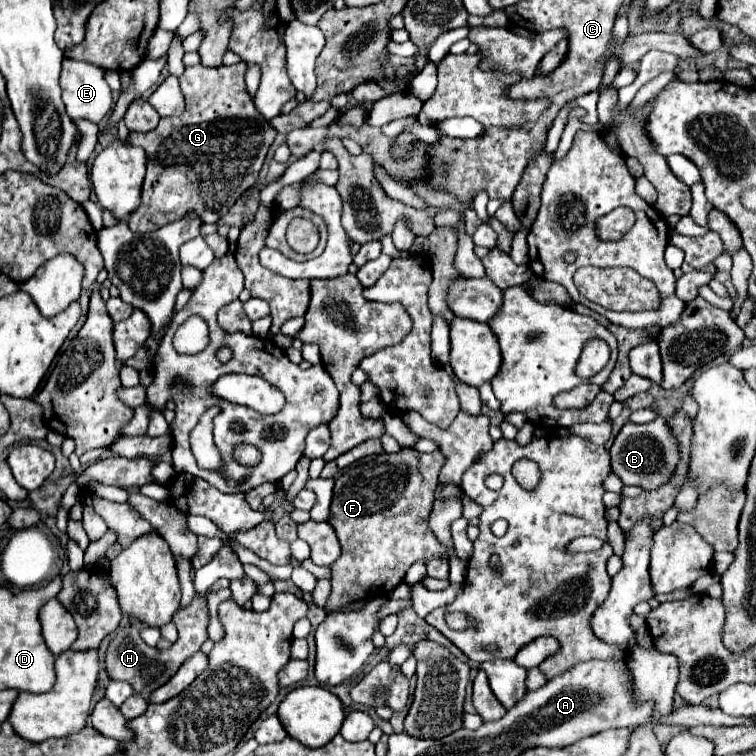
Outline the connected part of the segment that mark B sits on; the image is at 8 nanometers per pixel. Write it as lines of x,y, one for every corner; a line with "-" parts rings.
656,417
654,421
644,425
628,421
616,435
614,445
610,447
610,457
612,469
614,473
618,473
618,477
622,477
624,485
638,485
646,491
664,485
680,459
678,445
674,445
674,437
670,437
670,429
666,429
664,417

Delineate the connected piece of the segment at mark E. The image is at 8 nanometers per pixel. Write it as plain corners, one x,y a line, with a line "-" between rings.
62,61
62,101
72,119
100,123
112,109
112,93
104,79
104,69
88,61

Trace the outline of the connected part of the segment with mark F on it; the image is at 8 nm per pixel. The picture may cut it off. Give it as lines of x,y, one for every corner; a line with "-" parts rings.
402,449
398,455
388,455
388,453
380,453
376,457
372,457
370,461
358,461
354,463
352,467
348,467
344,473
340,473
336,477
336,485
334,485
334,497
332,497
332,505
330,505
330,517
328,517
328,523
334,527
336,535
338,535
338,541
342,545
342,555
336,559
336,563
330,567
332,569
332,595
328,597
328,603
326,609
328,613
332,611
338,611
340,607
346,607
350,603
356,603
356,601
368,601
370,597
382,597
382,593
390,593
398,583
404,581
404,575
408,571
408,567
414,563
414,561
420,561
420,559
452,559
456,557
456,551
454,547
446,547
444,543
440,543
436,539
436,535
430,531
428,527
428,519
430,519
430,511
432,511
432,503
434,503
434,495
432,491
436,489
436,483
438,483
438,473
440,473
440,465
434,465
434,457
430,457
430,453
416,453
414,449

